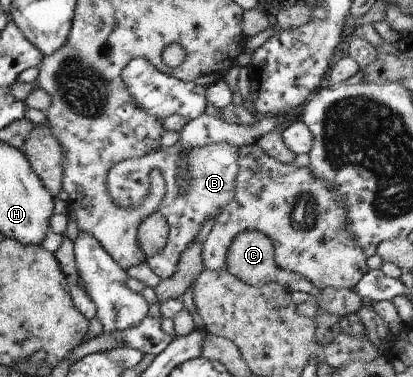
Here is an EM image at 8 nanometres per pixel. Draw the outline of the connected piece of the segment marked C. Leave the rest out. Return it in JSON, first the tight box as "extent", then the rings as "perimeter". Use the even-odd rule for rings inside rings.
{"extent":[225,231,318,295],"perimeter":[[[262,231],[239,232],[234,237],[227,252],[225,269],[230,274],[236,276],[236,278],[242,279],[244,282],[254,286],[262,286],[267,282],[274,281],[291,292],[302,291],[309,295],[314,295],[318,290],[312,282],[306,280],[301,274],[282,270],[276,264],[274,243]]]}

